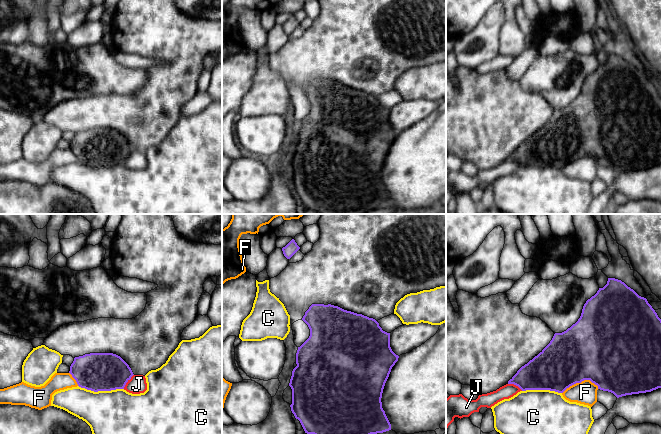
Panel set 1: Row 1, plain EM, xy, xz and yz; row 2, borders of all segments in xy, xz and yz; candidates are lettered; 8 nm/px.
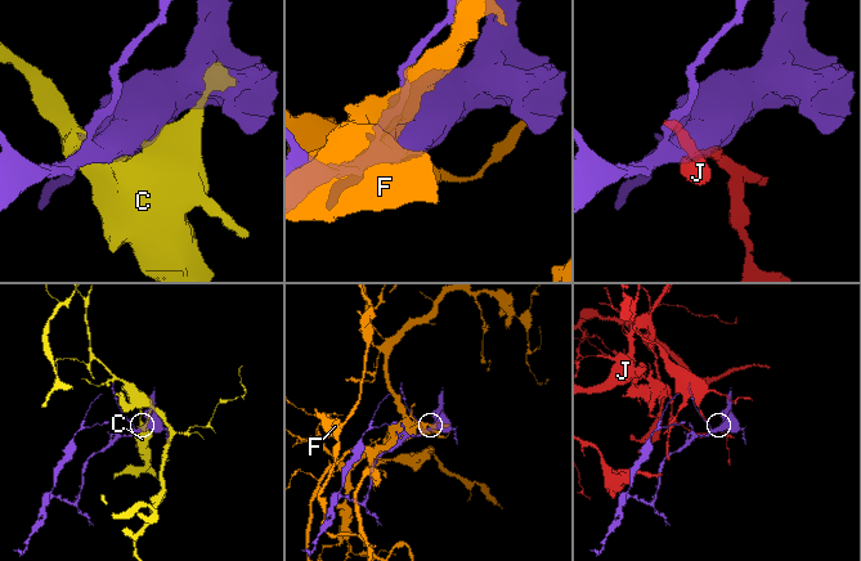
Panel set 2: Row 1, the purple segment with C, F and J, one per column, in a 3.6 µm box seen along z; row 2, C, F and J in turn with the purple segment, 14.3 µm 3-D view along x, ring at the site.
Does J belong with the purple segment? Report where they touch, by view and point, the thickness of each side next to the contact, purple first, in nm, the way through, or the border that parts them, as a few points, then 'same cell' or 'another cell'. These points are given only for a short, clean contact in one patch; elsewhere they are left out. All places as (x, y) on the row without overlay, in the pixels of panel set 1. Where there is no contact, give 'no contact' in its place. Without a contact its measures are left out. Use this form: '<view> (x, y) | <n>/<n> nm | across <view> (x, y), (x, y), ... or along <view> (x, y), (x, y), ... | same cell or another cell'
xy (127, 157) | 300/150 nm | same cell

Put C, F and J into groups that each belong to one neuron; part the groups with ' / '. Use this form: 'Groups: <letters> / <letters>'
Groups: C / F / J

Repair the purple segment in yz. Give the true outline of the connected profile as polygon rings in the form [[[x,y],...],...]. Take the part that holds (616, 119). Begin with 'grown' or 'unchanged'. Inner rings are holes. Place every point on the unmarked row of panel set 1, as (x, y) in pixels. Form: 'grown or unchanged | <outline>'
grown | [[[608,54],[607,60],[586,77],[578,97],[562,109],[555,109],[550,119],[532,136],[522,142],[508,159],[496,167],[480,170],[476,176],[468,176],[462,170],[446,175],[446,205],[455,193],[469,193],[481,183],[491,184],[520,167],[550,166],[563,169],[570,162],[590,156],[598,165],[613,169],[617,174],[646,169],[661,164],[661,95],[648,79],[624,58]]]

